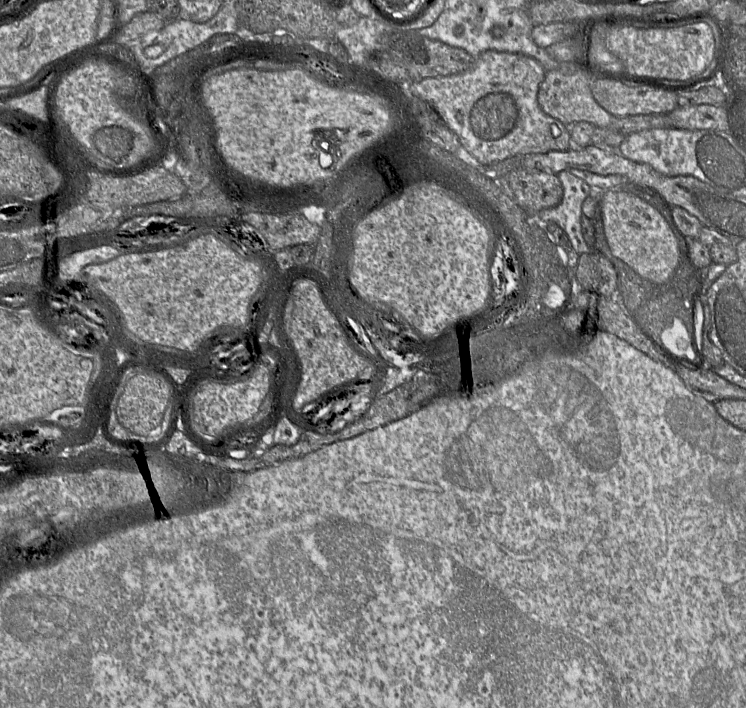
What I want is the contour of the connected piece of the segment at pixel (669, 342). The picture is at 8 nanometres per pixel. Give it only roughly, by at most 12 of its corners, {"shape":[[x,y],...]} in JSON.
{"shape":[[680,318],[660,335],[662,349],[672,358],[692,360],[695,339]]}

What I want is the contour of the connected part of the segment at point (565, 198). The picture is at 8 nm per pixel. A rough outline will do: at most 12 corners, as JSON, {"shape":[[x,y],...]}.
{"shape":[[569,170],[557,174],[561,202],[537,214],[556,223],[578,254],[594,251],[585,242],[582,204],[591,187]]}

